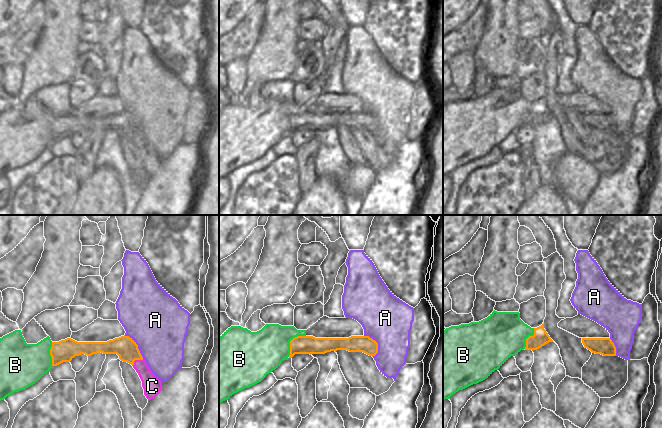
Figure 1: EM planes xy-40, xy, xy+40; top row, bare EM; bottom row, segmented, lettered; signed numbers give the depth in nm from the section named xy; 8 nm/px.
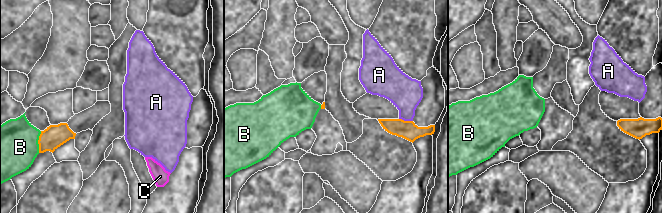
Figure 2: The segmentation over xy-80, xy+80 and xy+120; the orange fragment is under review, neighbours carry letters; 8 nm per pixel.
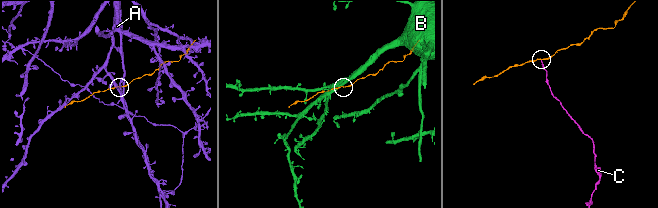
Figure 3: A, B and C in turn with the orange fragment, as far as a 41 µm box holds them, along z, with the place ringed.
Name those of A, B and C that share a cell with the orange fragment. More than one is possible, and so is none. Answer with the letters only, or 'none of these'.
none of these

